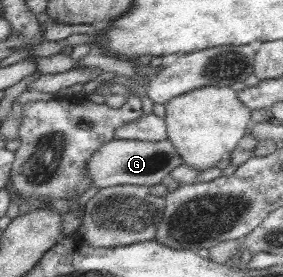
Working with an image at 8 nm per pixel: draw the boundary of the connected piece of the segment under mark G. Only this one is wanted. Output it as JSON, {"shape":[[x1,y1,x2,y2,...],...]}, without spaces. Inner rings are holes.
{"shape":[[114,138,92,154,85,167,91,186,101,189,116,185,146,185,149,187,158,184,166,174,180,164,183,164,182,157,167,138,156,141]]}

